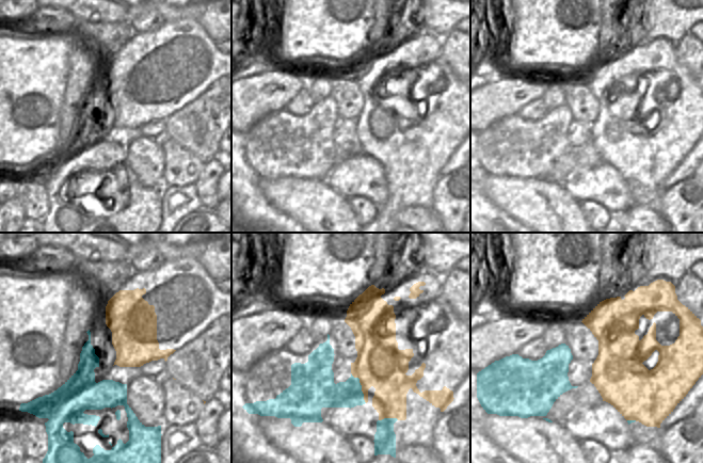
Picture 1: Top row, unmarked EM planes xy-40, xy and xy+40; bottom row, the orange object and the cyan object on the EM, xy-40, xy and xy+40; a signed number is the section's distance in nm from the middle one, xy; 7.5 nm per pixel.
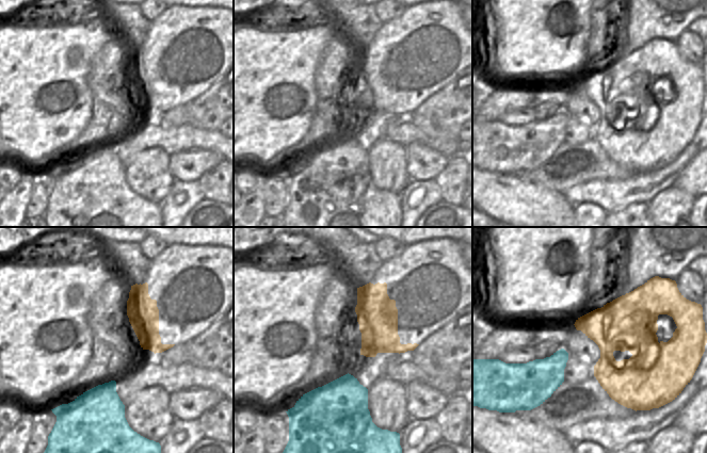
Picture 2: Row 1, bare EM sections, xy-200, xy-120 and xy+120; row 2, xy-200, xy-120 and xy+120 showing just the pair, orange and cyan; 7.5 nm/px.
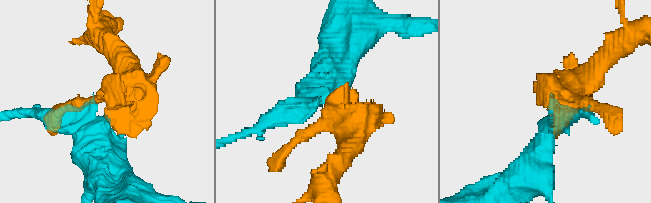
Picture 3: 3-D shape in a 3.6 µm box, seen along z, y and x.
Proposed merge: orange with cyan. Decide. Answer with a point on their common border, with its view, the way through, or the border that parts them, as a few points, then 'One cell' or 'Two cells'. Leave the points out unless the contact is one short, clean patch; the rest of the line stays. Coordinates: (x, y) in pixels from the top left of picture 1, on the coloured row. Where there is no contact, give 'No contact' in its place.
Touches orange at xy (362, 387). One cell

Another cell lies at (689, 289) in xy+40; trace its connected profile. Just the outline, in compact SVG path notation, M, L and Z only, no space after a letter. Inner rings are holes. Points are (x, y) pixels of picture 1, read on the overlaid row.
M690 271L675 282L677 300L697 318L703 319L703 282Z

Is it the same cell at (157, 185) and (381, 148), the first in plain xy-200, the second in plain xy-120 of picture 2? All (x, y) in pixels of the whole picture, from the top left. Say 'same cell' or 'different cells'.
same cell

